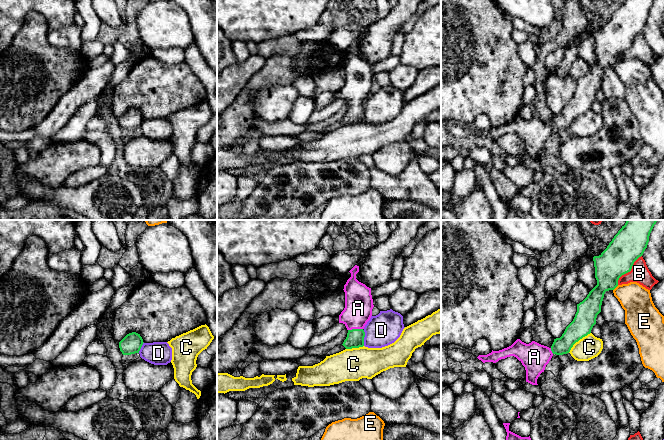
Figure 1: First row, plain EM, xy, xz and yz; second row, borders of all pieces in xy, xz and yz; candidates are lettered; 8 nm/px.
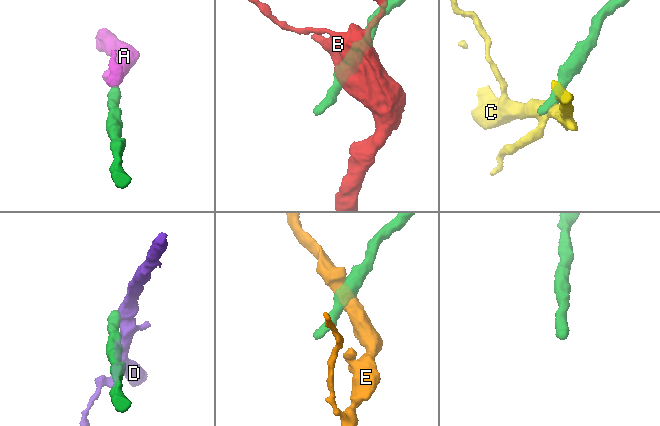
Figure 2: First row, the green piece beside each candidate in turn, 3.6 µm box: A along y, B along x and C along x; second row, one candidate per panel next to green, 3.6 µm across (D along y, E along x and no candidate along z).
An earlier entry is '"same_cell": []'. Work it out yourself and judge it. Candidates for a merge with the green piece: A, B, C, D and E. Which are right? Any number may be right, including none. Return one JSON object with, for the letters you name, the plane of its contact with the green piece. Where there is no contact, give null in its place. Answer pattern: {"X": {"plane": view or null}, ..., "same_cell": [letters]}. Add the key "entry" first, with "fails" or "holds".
{"entry": "fails", "A": {"plane": "xz"}, "same_cell": ["A"]}

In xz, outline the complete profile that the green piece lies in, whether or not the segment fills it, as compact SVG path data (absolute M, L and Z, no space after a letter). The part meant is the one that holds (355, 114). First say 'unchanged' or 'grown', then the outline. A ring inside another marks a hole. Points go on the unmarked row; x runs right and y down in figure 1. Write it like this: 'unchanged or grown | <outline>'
grown | M355 41L350 47L351 53L344 61L345 84L339 91L339 99L343 99L347 106L347 113L343 118L346 125L364 122L364 103L372 92L373 75L371 64L359 58L356 50L359 42Z

